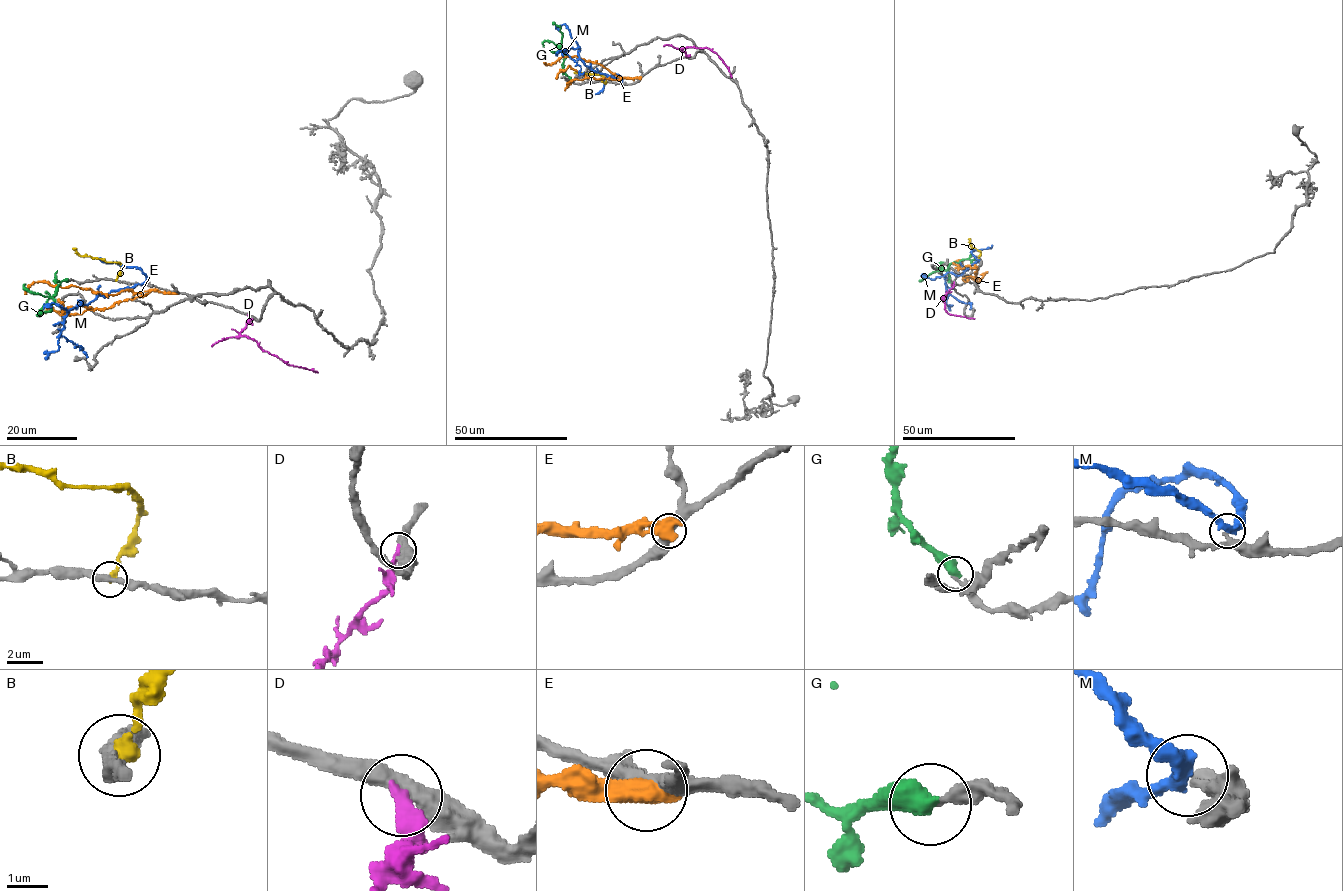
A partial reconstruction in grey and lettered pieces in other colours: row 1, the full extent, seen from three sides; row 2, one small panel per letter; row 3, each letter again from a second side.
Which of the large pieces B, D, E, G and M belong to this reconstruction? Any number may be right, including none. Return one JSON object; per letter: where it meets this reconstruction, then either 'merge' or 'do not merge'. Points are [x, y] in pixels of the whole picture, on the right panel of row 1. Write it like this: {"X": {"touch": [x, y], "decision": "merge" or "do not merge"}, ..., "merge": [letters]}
{"B": {"touch": [978, 259], "decision": "do not merge"}, "D": {"touch": [954, 282], "decision": "do not merge"}, "E": {"touch": [975, 268], "decision": "do not merge"}, "G": {"touch": [976, 260], "decision": "merge"}, "M": {"touch": [979, 261], "decision": "do not merge"}, "merge": ["G"]}

